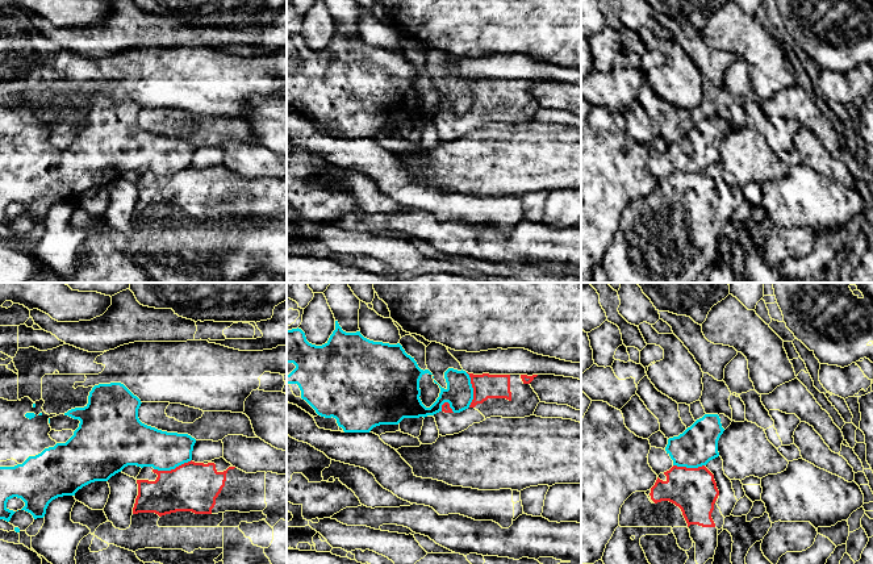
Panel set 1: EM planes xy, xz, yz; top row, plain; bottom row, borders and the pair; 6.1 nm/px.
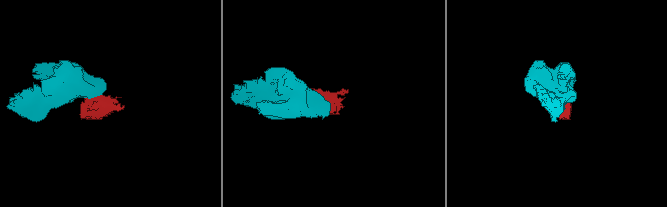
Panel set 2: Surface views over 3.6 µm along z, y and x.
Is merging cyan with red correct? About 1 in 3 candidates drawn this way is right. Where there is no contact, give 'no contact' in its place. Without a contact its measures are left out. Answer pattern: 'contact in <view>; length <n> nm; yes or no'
contact in xy; length 240 nm; no

